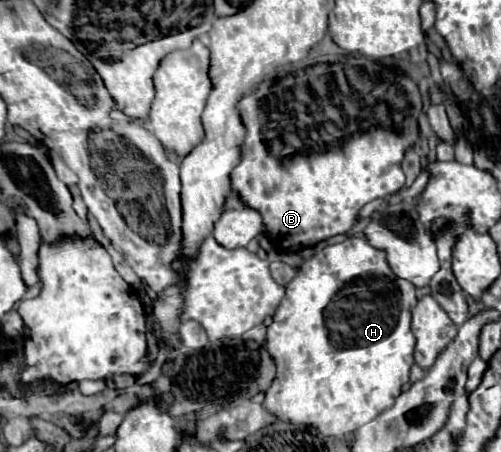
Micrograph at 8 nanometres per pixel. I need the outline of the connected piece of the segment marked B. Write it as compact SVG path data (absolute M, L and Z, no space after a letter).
M264 79L254 93L240 101L238 109L248 133L242 143L242 161L232 171L232 189L240 193L248 207L260 211L264 231L280 251L298 251L300 247L346 233L356 223L360 207L404 187L404 171L400 163L404 151L418 139L422 97L414 79L410 79L402 91L414 99L414 103L410 103L414 115L410 115L410 127L406 127L406 131L374 127L374 131L366 131L366 135L342 143L338 151L322 151L322 155L290 155L290 159L274 159L270 147L266 147L266 139L262 139L262 123L266 123L266 107L262 107L262 99L274 95L274 79Z

